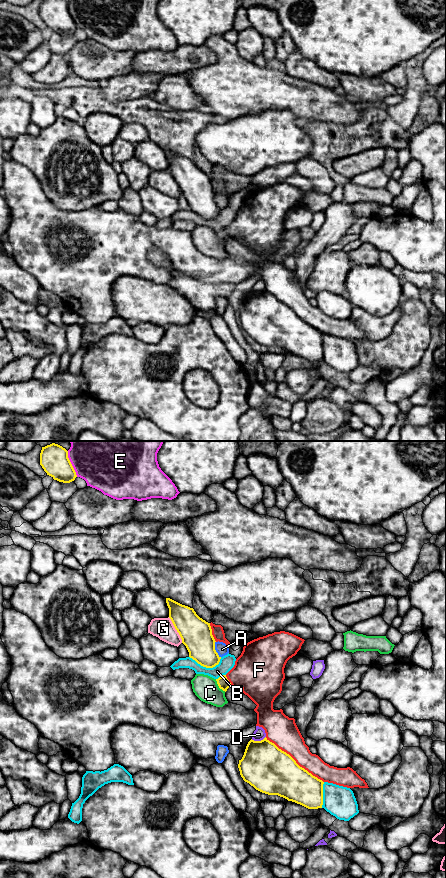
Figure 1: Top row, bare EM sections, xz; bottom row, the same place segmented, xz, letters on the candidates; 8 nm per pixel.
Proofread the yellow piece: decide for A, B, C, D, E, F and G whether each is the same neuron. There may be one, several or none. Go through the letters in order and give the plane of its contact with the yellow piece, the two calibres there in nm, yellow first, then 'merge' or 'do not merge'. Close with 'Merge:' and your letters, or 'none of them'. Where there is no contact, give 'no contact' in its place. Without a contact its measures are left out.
A: meets yellow in xz; 260 nm thick on the yellow side, 100 nm on the other; do not merge
B: meets yellow in xz; 240 nm thick on the yellow side, 120 nm on the other; do not merge
C: meets yellow in xz; 90 nm thick on the yellow side, 190 nm on the other; do not merge
D: meets yellow in xz; 380 nm thick on the yellow side, 100 nm on the other; do not merge
E: meets yellow in xz; 220 nm thick on the yellow side, 320 nm on the other; do not merge
F: meets yellow in xz; 380 nm thick on the yellow side, 240 nm on the other; do not merge
G: meets yellow in xz; 260 nm thick on the yellow side, 170 nm on the other; do not merge
Merge: none of them

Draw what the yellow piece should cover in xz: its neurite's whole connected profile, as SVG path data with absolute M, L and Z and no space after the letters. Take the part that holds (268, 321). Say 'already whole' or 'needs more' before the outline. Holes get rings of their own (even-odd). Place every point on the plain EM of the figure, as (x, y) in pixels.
already whole; M266 289L261 293L251 291L248 294L238 320L243 332L262 345L278 347L308 361L322 360L324 334L300 319L289 306Z

